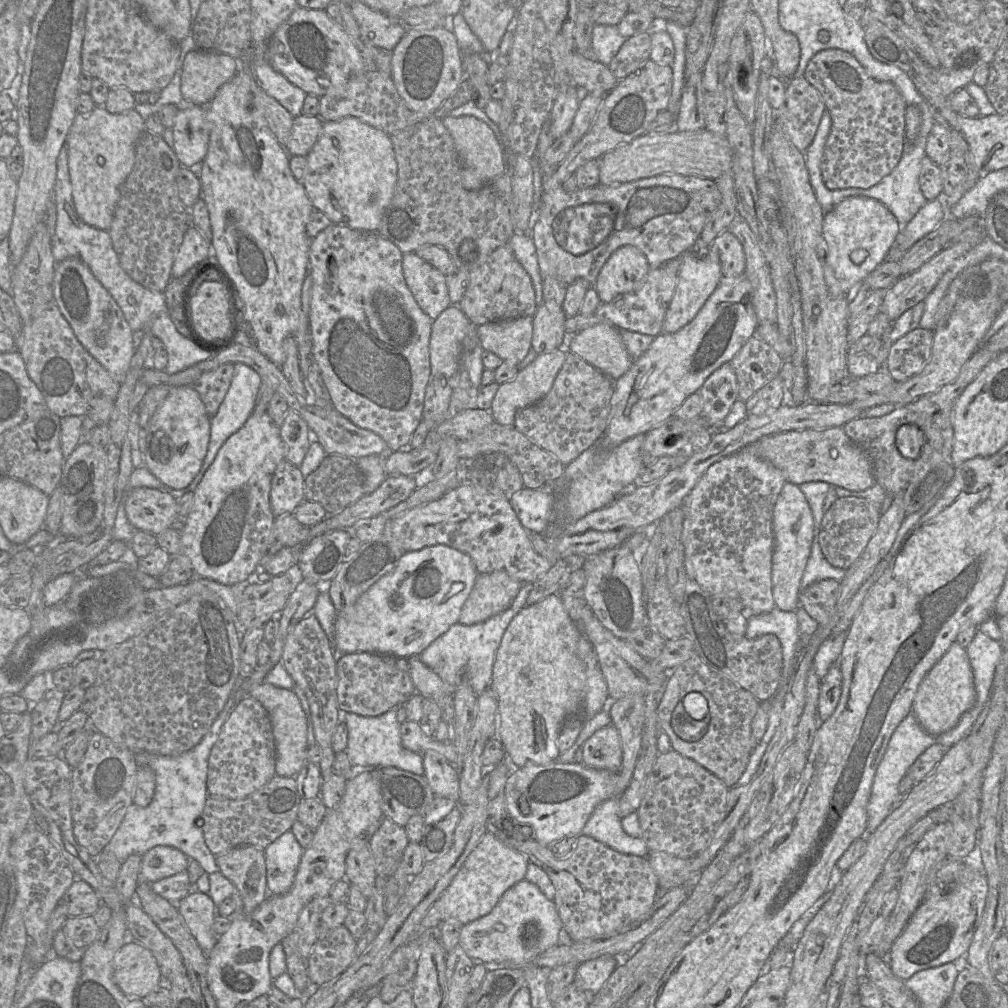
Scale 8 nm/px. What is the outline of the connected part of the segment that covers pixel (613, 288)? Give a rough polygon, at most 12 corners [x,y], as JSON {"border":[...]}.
{"border":[[617,249],[593,284],[602,303],[637,290],[651,267]]}

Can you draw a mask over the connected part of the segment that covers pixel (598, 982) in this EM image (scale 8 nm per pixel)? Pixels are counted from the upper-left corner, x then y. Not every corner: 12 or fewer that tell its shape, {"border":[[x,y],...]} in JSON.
{"border":[[602,956],[578,965],[573,984],[589,1001],[619,964]]}

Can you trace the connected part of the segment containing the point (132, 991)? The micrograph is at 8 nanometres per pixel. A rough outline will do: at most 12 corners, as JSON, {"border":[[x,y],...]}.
{"border":[[131,939],[114,957],[114,980],[139,999],[164,984],[155,957]]}

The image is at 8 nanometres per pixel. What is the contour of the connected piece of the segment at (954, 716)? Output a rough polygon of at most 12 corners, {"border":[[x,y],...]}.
{"border":[[955,641],[919,685],[912,713],[928,734],[955,727],[975,699]]}

